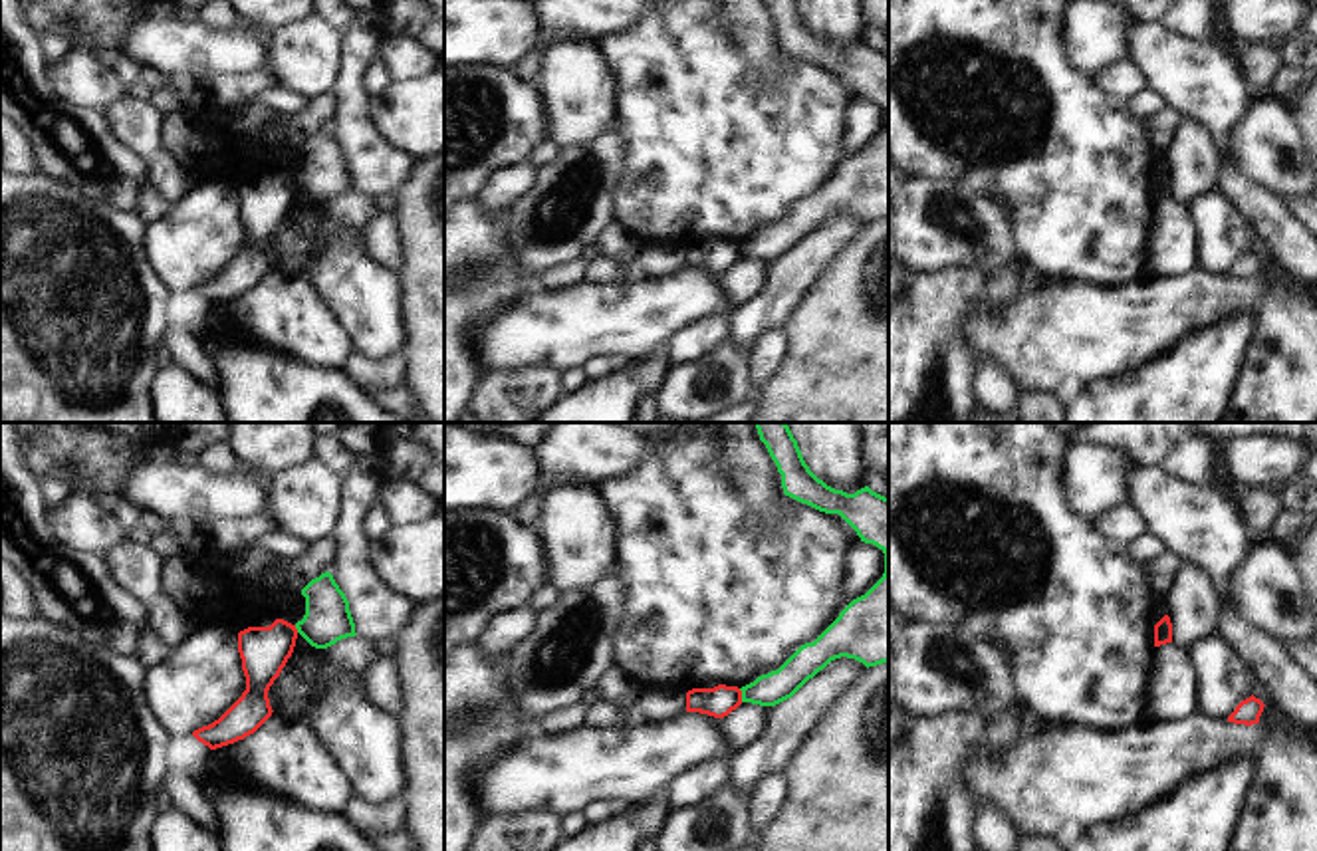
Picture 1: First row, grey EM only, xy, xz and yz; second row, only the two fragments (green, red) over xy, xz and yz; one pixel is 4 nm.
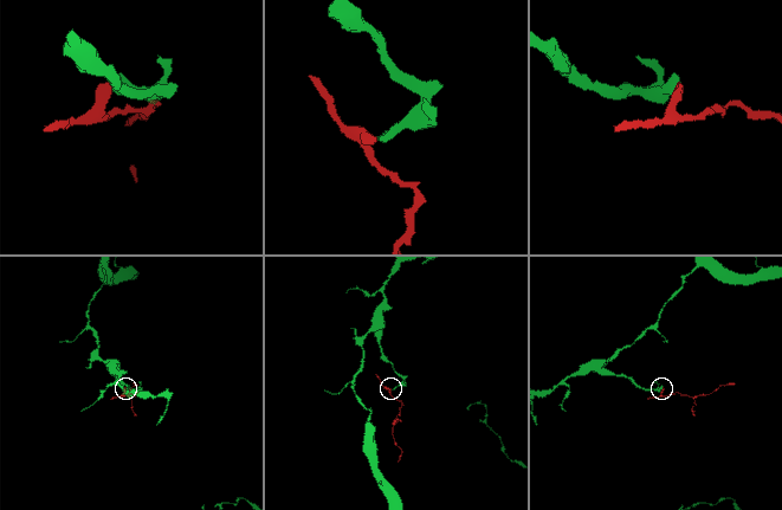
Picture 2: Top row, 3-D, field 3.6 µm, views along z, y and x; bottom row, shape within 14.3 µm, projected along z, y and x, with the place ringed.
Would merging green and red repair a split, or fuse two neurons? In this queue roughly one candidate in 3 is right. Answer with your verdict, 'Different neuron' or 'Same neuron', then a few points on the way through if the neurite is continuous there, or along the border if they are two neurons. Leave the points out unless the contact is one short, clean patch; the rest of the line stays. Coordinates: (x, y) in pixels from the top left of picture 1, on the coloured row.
Different neuron. Boundary: xz (738, 689), (742, 701)

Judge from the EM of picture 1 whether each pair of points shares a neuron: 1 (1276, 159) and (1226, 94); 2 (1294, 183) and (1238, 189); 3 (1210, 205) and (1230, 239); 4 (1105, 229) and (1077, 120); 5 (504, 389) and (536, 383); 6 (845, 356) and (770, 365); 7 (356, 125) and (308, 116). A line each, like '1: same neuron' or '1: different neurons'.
1: different neurons
2: different neurons
3: same neuron
4: same neuron
5: same neuron
6: different neurons
7: different neurons

